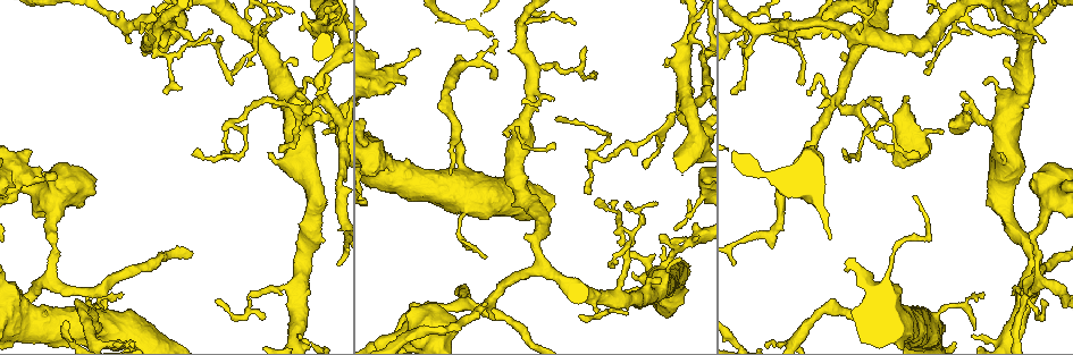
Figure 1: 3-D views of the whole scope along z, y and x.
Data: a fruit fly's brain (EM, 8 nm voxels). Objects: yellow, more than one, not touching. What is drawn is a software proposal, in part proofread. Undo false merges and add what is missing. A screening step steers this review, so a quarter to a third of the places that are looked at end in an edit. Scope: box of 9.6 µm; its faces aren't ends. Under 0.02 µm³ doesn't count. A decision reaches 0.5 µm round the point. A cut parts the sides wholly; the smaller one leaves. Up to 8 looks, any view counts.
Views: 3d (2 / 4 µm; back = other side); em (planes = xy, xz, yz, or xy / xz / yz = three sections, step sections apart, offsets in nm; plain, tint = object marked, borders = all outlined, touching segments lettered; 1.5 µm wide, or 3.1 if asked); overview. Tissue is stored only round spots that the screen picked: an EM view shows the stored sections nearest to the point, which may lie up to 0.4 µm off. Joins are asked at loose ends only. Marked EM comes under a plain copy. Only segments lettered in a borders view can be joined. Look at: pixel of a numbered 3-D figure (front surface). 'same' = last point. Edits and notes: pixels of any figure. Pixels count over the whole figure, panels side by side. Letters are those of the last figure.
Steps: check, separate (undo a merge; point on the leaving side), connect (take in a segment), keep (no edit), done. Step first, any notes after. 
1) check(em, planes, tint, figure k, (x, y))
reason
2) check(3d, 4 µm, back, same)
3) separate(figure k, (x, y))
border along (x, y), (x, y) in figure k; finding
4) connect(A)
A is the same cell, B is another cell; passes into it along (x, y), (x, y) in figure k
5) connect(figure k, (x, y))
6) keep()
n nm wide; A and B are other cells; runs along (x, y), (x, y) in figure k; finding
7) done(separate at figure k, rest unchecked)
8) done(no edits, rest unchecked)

check(3d, 2 µm, figure 1, (542, 96))
sharp bend

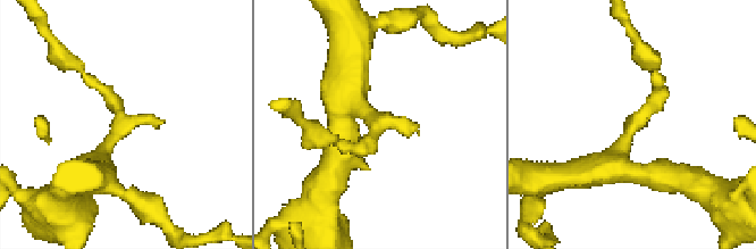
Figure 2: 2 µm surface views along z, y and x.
check(em, planes, borders, figure 2, (633, 132))
need the tissue

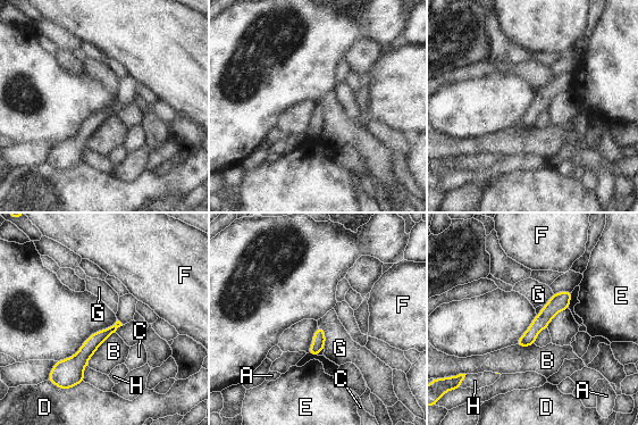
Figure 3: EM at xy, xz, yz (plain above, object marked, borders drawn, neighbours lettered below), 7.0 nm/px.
keep()
A, B, C, D, E, F, G and H are other cells; border along (115, 332), (98, 348), (87, 365) in figure 3; one neuron here

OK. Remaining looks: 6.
check(3d, 2 µm, figure 1, (644, 167))
tapers out

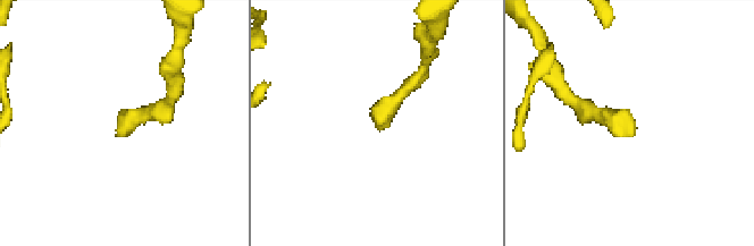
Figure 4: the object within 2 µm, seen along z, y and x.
check(em, planes, borders, figure 4, (635, 131))
now the EM

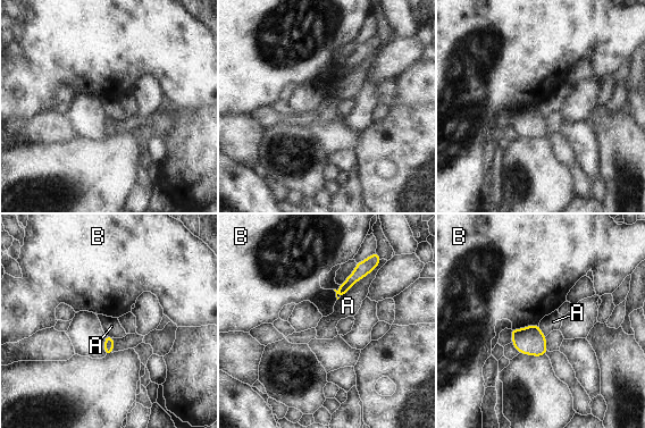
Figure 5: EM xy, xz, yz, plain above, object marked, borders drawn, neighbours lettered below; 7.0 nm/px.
keep()
A touches over 380 nm; A and B are other cells; border along (376, 266), (337, 300) in figure 5; none of them fits

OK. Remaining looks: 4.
check(3d, 4 µm, figure 1, (130, 42))
an open end

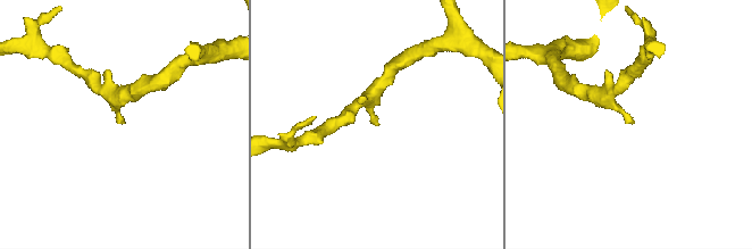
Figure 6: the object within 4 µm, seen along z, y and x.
check(em, planes, borders, figure 6, (375, 125))
now the EM

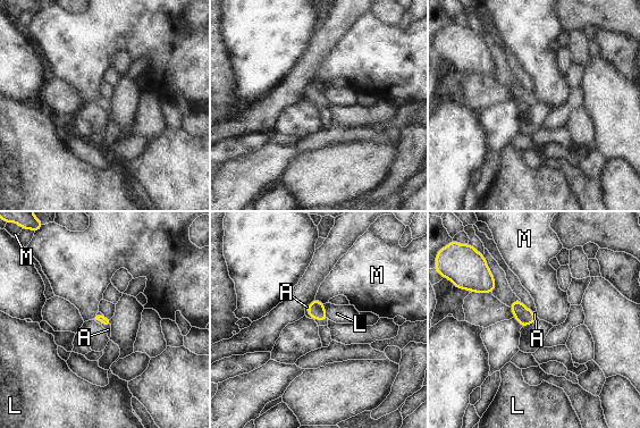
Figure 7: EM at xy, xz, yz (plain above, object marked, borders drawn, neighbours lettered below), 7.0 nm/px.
connect(A)
A is the same cell, L and M are other cells; passes into it along (102, 319), (102, 324), (108, 329) in figure 7; it goes on there

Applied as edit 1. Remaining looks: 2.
done(connect at figure 7, rest unchecked)

